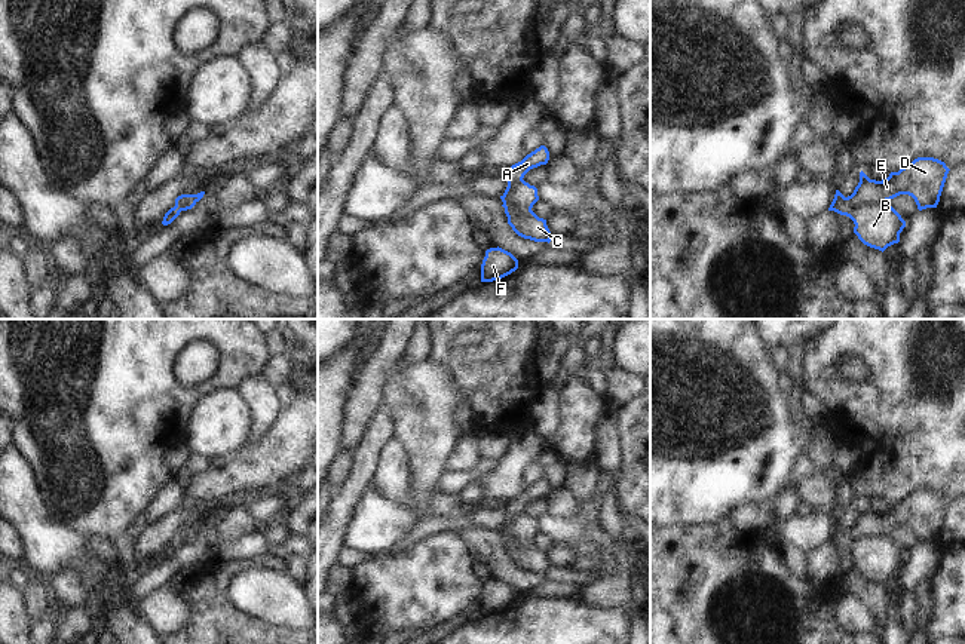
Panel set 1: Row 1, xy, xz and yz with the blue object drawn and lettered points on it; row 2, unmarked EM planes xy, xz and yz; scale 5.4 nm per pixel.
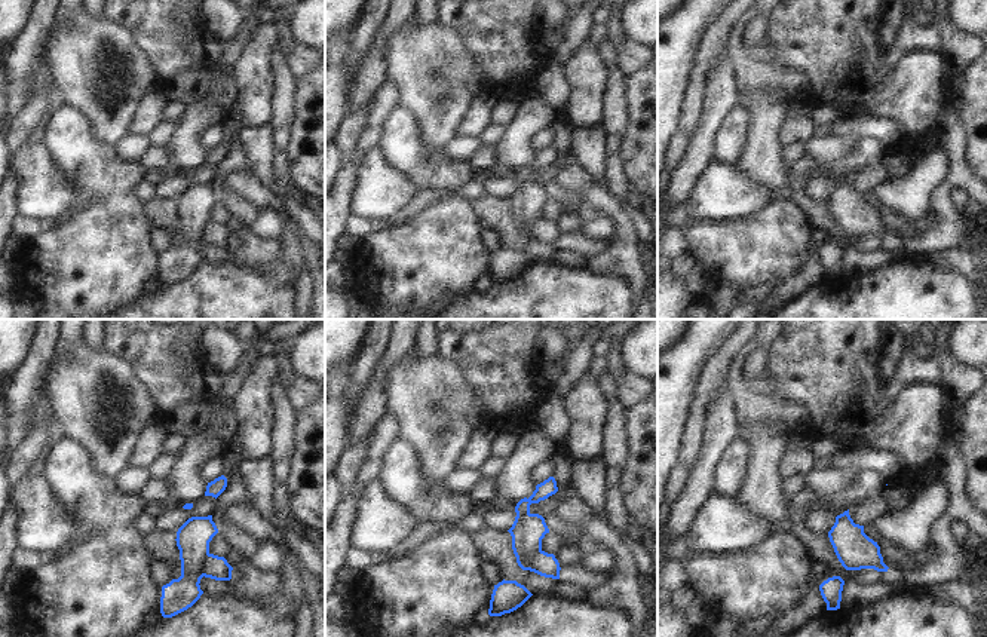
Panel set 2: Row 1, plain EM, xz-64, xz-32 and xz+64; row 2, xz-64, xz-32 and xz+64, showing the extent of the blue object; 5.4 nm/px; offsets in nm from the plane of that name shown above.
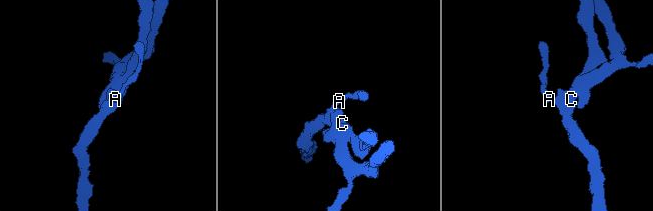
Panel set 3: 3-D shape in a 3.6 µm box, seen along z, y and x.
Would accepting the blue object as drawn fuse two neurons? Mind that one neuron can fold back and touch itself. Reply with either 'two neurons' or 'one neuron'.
two neurons

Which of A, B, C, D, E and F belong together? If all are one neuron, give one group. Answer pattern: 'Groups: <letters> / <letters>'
Groups: A B C / D E F

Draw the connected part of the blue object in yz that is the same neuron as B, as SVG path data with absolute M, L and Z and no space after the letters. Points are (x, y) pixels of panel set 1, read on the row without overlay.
M836 522L828 543L849 549L855 556L854 565L858 571L864 577L882 585L900 574L900 565L906 559L906 553L888 534L849 540L846 530L839 522Z

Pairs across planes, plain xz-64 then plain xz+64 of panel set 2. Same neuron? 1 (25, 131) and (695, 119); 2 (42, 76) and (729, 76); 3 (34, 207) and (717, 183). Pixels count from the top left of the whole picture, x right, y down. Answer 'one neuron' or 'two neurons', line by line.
1: two neurons
2: two neurons
3: one neuron

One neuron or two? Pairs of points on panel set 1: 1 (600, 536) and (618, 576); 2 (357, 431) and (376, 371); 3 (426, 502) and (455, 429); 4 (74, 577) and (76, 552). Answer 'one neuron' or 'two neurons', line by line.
1: one neuron
2: one neuron
3: one neuron
4: two neurons

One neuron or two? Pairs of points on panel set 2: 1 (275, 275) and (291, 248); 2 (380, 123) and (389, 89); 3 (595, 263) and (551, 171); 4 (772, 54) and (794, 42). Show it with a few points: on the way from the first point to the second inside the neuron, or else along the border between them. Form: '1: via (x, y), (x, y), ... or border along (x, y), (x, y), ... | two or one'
1: border along (281, 236), (281, 257), (293, 268), (297, 282) | two
2: via (380, 115), (389, 98) | one
3: border along (576, 162), (564, 167), (552, 178) | two
4: border along (766, 36), (785, 67) | two

